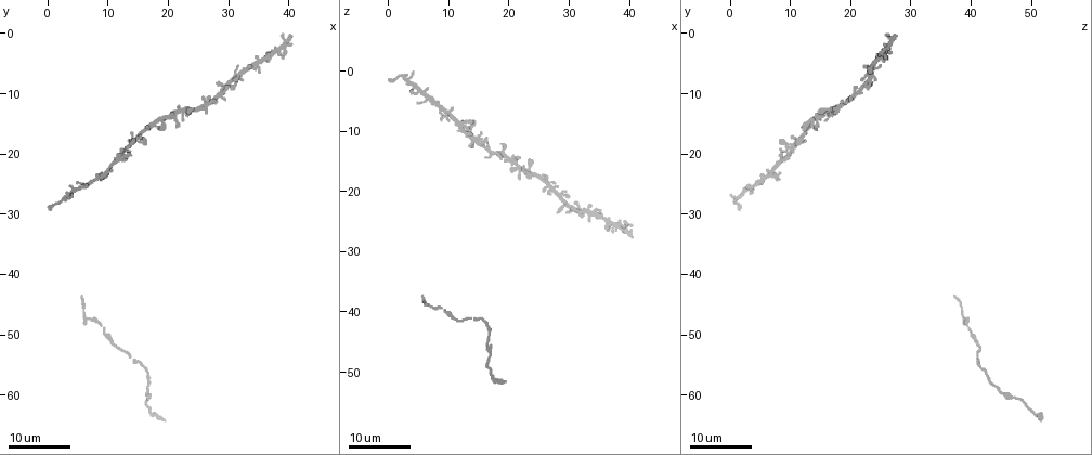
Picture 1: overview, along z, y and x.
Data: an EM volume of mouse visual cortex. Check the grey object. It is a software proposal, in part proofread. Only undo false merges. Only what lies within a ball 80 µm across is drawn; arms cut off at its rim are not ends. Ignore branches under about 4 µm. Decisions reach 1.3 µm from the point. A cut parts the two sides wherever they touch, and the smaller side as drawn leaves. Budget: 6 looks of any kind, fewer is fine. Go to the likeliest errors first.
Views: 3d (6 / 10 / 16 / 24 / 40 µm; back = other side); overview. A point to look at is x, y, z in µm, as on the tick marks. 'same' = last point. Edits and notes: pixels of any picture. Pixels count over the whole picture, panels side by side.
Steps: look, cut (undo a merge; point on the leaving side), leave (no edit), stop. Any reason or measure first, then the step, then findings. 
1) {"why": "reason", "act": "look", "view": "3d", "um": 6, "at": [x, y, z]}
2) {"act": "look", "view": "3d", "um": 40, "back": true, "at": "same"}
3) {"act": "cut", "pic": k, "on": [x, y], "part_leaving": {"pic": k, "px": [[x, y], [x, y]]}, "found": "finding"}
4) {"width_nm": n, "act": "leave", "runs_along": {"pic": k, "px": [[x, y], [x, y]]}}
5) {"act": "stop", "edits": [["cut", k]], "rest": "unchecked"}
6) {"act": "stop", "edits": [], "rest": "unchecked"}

{"why": "four-way junction", "act": "look", "view": "3d", "um": 16, "at": [9.5, 23.5, 6.5]}

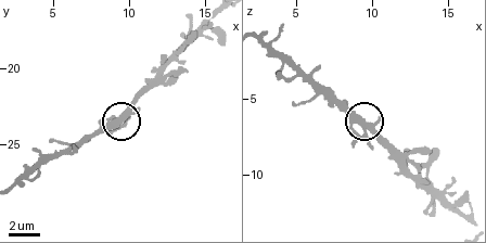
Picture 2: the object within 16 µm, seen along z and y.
{"act": "look", "view": "3d", "um": 10, "at": [9.4, 23.4, 6.4]}

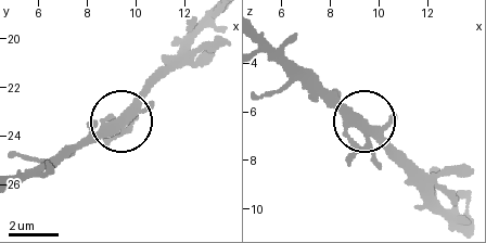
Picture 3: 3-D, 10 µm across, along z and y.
{"act": "leave", "runs_along": {"pic": 3, "px": [[350, 166], [362, 124], [315, 76]]}, "found": "all the same neuron"}

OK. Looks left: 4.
{"act": "look", "view": "3d", "um": 24, "at": [6.5, 47.5, 39.0]}

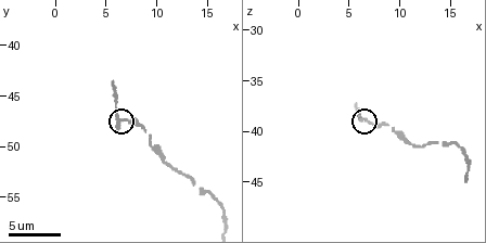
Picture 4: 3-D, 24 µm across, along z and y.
{"why": "closer look", "act": "look", "view": "3d", "um": 6, "at": [6.4, 47.6, 39.0]}

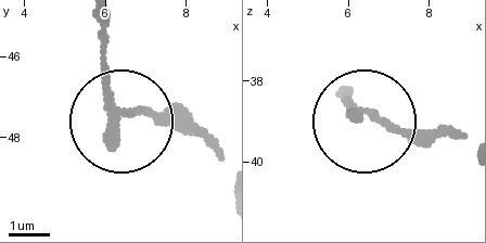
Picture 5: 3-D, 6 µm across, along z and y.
{"act": "leave", "found": "one neuron here"}

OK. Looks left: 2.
{"why": "thick turns thin", "act": "look", "view": "3d", "um": 16, "at": [17.0, 60.0, 47.0]}

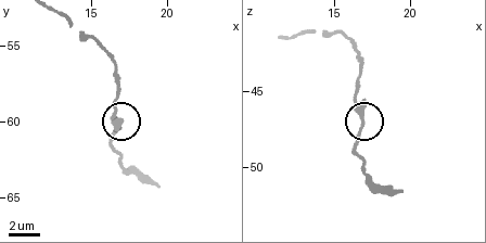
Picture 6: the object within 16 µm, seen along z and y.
{"why": "closer look", "act": "look", "view": "3d", "um": 10, "at": "same"}

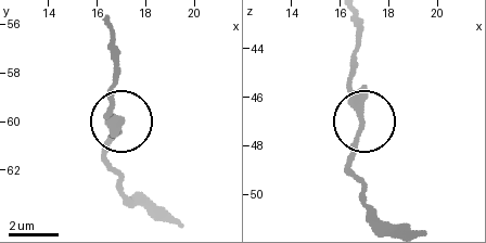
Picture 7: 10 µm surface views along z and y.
{"act": "leave", "found": "continuous, no second neuron"}

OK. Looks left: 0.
{"act": "stop", "edits": [], "rest": "unchecked"}

